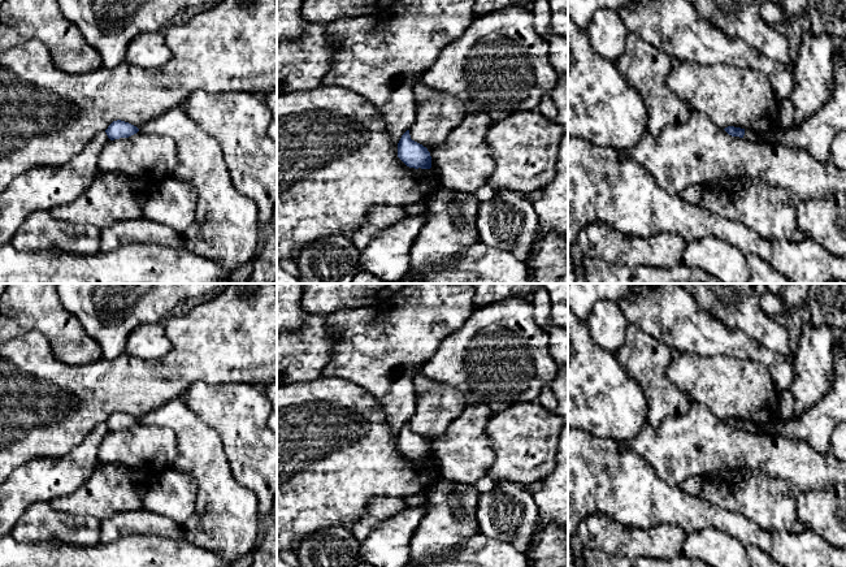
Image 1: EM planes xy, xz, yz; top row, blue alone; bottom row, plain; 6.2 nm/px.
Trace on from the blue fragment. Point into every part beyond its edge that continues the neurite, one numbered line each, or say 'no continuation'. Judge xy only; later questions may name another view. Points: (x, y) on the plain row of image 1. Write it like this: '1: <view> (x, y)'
no continuation

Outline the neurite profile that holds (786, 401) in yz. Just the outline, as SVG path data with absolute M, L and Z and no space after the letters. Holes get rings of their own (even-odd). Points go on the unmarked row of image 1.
M790 389L778 391L780 419L789 420L795 415L795 398Z

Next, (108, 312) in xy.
M57 284L58 299L101 349L103 359L126 352L130 333L140 325L166 323L173 310L192 297L220 290L225 284Z

